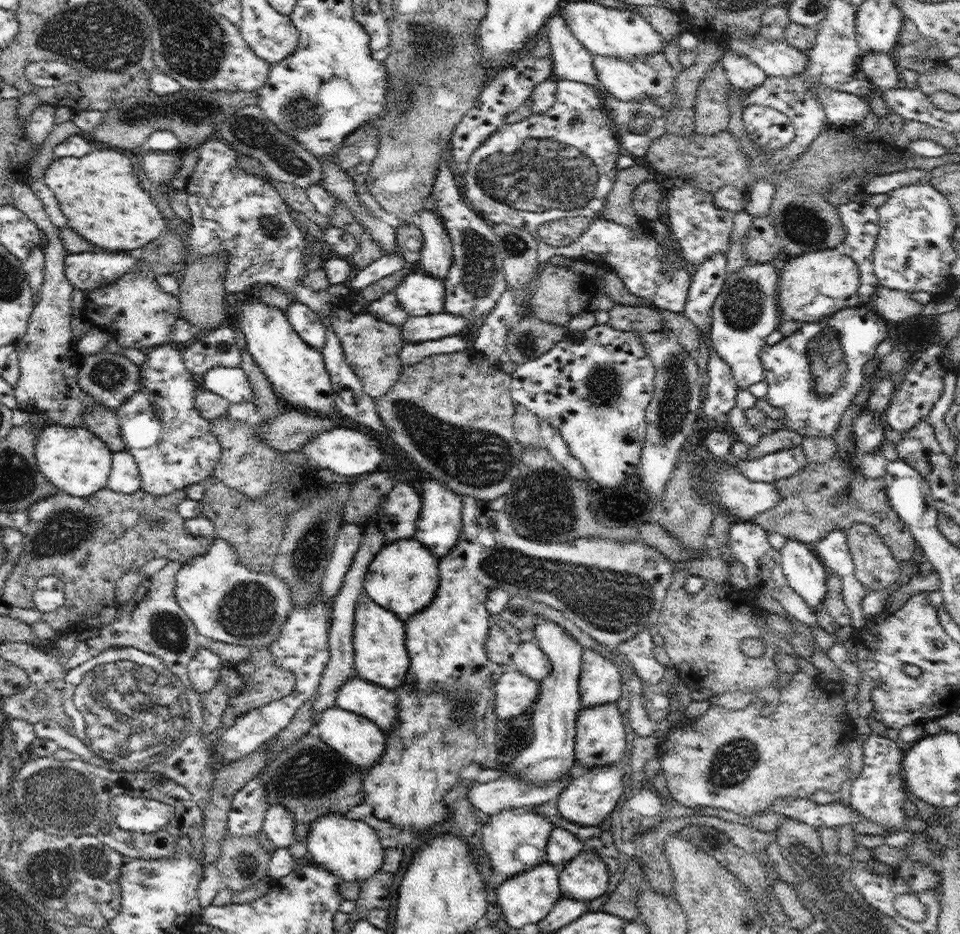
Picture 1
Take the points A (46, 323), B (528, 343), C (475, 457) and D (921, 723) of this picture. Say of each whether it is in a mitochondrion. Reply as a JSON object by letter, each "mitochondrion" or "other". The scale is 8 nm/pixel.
{"A":"other","B":"mitochondrion","C":"mitochondrion","D":"other"}

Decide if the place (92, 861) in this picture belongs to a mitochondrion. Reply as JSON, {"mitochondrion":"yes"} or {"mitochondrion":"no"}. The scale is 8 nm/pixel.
{"mitochondrion":"yes"}

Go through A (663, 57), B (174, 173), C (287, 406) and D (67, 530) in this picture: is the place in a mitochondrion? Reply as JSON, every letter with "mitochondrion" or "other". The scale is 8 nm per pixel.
{"A":"other","B":"other","C":"other","D":"mitochondrion"}

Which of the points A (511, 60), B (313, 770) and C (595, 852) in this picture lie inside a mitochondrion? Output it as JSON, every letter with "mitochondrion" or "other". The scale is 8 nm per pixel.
{"A":"other","B":"mitochondrion","C":"other"}

